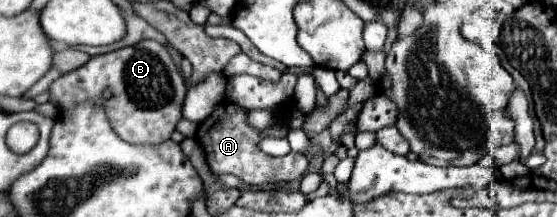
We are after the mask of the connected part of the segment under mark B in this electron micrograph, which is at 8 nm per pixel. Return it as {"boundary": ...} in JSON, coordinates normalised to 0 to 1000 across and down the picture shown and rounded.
{"boundary":[[[257,180],[239,217],[221,217],[189,253],[163,263],[138,327],[117,336],[88,401],[92,475],[113,502],[131,493],[131,456],[181,456],[181,429],[199,410],[199,456],[189,465],[189,512],[199,548],[206,613],[235,668],[289,668],[314,604],[325,548],[332,465],[332,373],[307,281],[296,207]]]}

